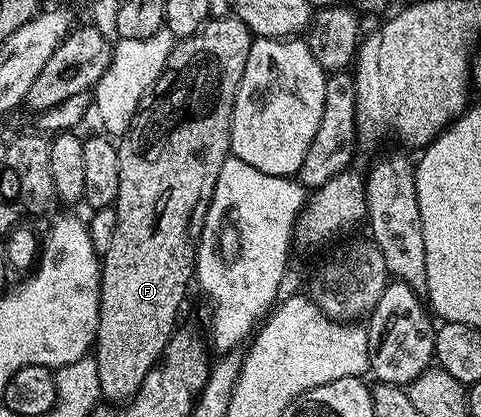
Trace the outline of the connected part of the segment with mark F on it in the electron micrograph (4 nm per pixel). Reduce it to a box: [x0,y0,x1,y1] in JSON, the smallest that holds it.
[92,17,252,401]

